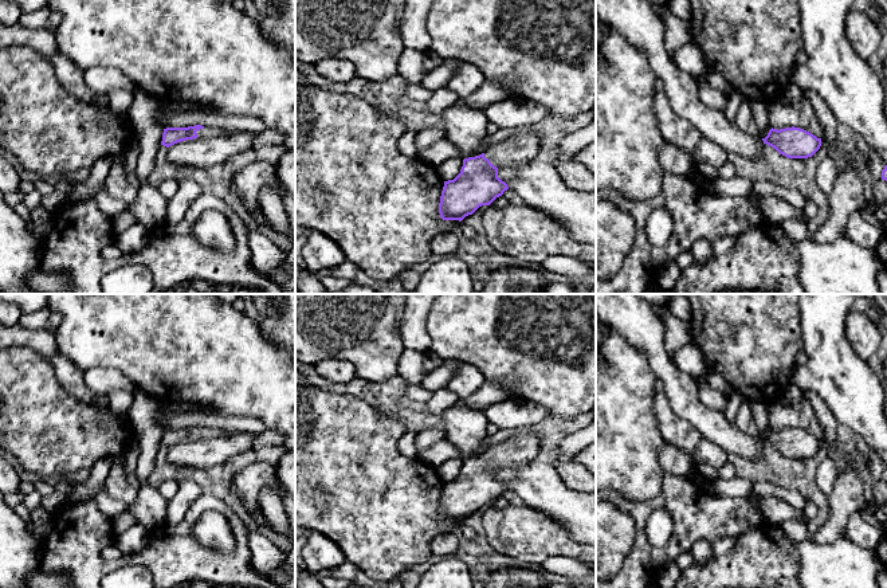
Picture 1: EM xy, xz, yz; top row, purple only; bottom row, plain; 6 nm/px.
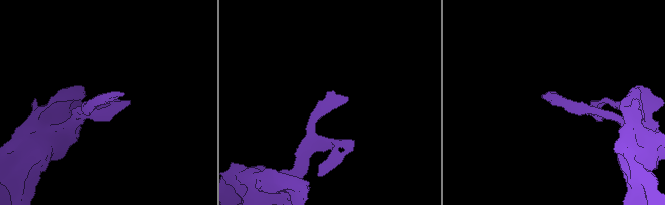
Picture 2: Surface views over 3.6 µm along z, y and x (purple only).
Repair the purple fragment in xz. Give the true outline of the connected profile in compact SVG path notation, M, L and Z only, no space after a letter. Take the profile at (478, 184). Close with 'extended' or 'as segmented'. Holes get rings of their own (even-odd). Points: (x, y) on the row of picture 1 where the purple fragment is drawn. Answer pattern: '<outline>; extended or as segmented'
M531 132L509 137L487 148L482 154L463 160L460 173L444 181L439 203L443 220L459 220L472 215L479 207L490 205L509 189L498 177L498 165L526 164L537 160L539 134Z; extended

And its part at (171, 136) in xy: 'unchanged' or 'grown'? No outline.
grown

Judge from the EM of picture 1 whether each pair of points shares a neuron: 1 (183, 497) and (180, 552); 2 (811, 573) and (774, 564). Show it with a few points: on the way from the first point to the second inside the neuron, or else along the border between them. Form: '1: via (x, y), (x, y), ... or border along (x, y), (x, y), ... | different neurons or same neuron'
1: border along (200, 496), (189, 506), (180, 522), (167, 524) | different neurons
2: border along (793, 543), (797, 551), (799, 573) | different neurons

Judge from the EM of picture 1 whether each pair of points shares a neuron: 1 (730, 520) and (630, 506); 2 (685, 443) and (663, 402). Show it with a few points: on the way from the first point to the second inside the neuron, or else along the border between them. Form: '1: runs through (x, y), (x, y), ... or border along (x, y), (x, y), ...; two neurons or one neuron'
1: runs through (705, 517), (699, 516), (687, 504), (655, 504); one neuron
2: runs through (679, 432), (663, 412); one neuron

